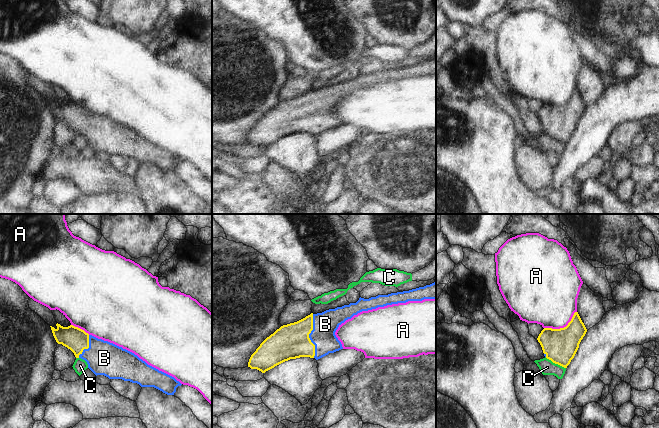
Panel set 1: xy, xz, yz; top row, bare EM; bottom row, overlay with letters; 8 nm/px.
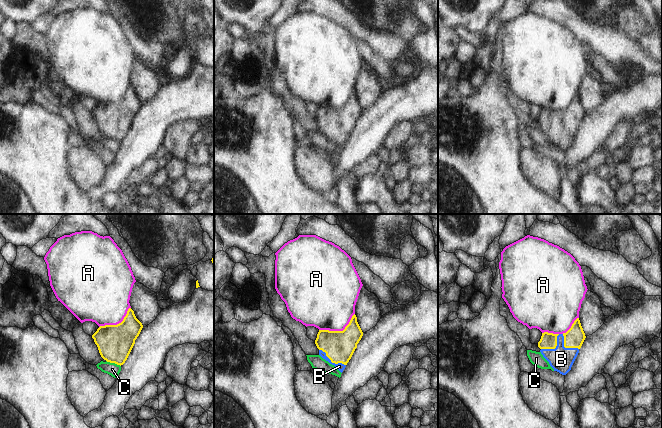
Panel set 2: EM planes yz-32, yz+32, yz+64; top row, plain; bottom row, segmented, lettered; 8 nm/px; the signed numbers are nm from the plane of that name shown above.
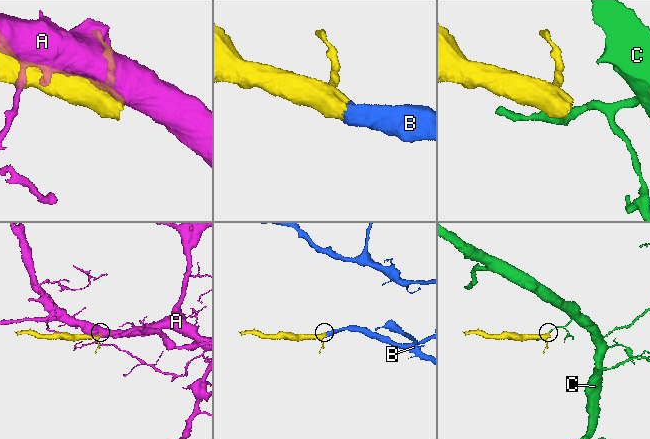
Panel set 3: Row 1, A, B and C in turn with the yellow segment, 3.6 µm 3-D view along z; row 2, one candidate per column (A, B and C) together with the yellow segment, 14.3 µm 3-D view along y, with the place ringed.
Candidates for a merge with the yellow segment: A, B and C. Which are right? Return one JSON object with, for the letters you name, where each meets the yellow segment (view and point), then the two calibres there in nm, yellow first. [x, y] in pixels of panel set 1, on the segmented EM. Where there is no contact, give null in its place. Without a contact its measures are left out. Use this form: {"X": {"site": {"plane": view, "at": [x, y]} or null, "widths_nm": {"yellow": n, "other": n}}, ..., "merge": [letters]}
{"B": {"site": {"plane": "xz", "at": [308, 336]}, "widths_nm": {"yellow": 280, "other": 200}}, "merge": ["B"]}

